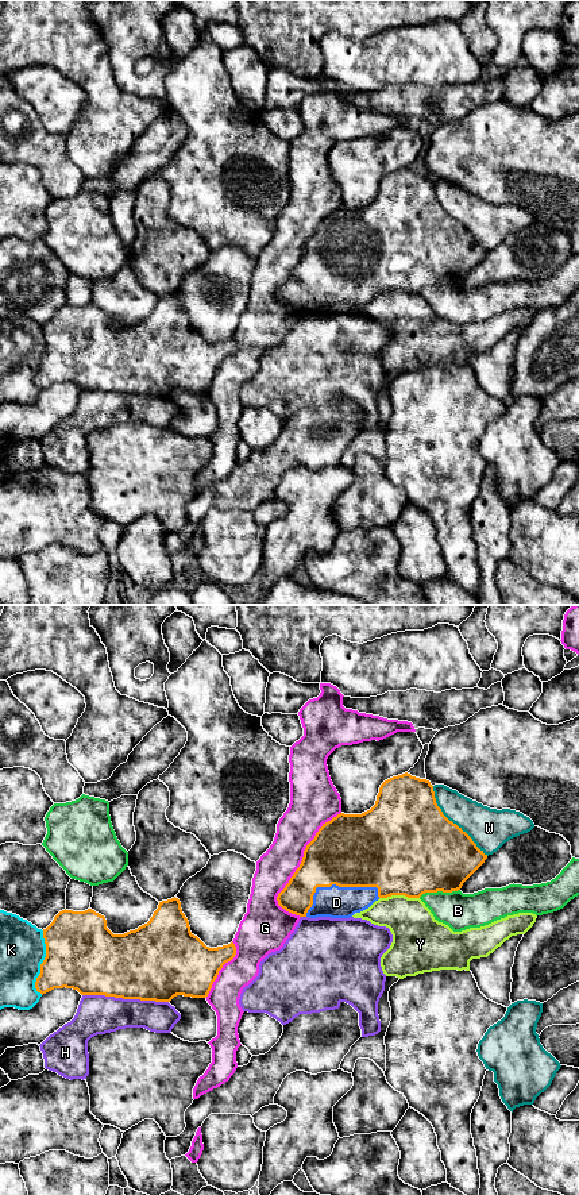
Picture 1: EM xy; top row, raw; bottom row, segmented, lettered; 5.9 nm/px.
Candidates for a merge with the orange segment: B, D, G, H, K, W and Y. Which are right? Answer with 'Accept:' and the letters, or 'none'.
Accept: D

